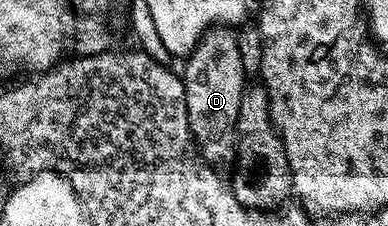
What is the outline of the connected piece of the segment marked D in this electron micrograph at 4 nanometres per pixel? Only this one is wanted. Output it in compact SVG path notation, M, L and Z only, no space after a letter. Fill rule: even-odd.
M229 27L207 30L184 65L183 80L189 129L193 132L199 156L214 167L221 167L224 161L232 162L237 155L239 99L247 84L247 76L239 55L237 33Z

